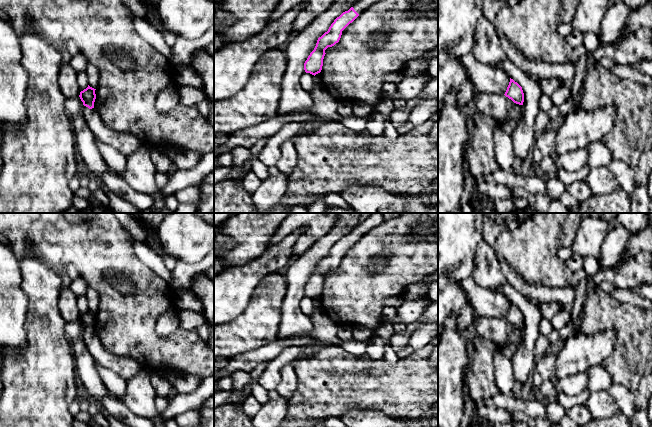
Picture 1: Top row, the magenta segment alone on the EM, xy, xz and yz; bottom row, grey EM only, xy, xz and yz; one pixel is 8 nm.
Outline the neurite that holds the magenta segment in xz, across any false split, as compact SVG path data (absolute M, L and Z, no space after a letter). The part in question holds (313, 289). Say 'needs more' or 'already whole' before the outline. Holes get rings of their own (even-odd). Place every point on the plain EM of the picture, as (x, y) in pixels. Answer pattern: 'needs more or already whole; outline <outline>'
needs more; outline M372 213L364 221L361 221L353 231L337 241L321 261L318 262L314 274L310 277L304 287L306 297L316 299L321 296L325 274L339 266L342 255L352 247L369 230L379 226L385 221L382 213Z

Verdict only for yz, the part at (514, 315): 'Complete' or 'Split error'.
Complete

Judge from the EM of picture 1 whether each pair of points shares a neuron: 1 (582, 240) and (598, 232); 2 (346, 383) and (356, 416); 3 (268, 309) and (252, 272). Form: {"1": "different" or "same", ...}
{"1": "same", "2": "different", "3": "different"}

